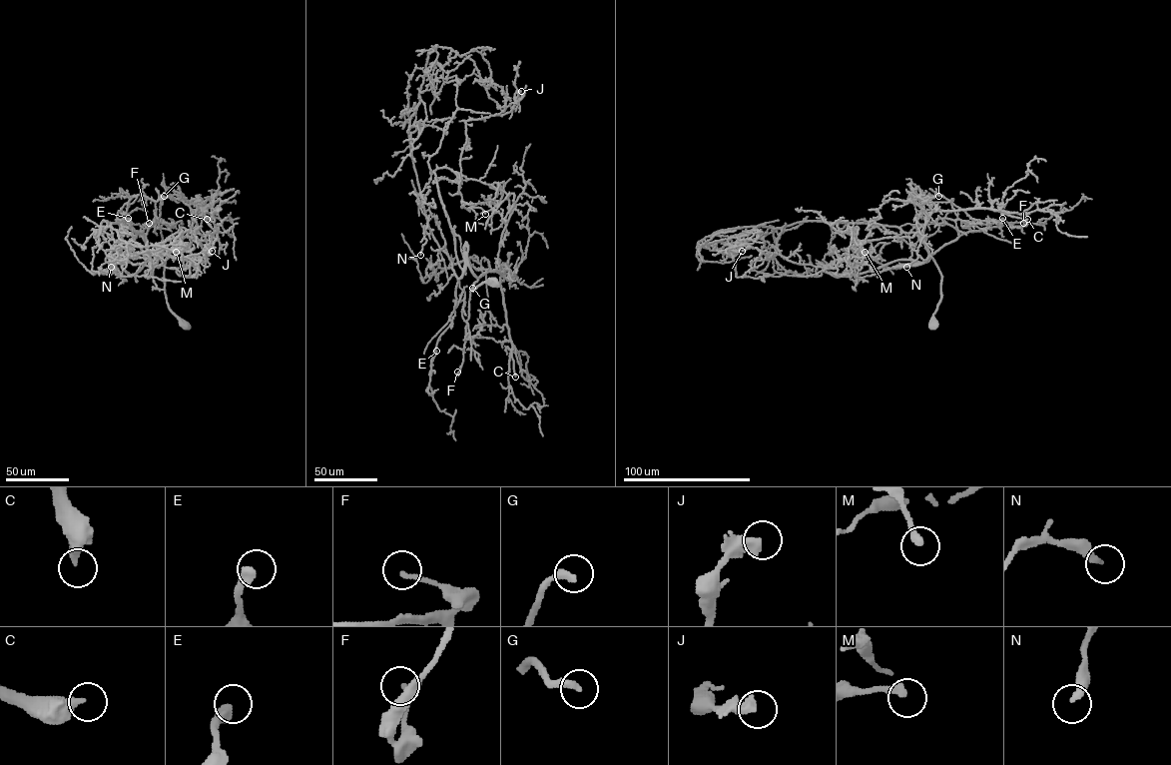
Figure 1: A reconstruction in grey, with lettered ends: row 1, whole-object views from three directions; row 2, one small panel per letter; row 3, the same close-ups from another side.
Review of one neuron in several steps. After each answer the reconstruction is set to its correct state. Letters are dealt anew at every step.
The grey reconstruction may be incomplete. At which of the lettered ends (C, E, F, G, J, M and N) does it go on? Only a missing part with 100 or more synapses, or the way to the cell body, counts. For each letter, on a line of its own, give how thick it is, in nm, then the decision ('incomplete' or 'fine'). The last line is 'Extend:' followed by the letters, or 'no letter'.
C: 360 nm | incomplete
E: 440 nm | incomplete
F: 180 nm | fine
G: 280 nm | incomplete
J: 400 nm | fine
M: 320 nm | fine
N: 280 nm | fine
Extend: C, E, G

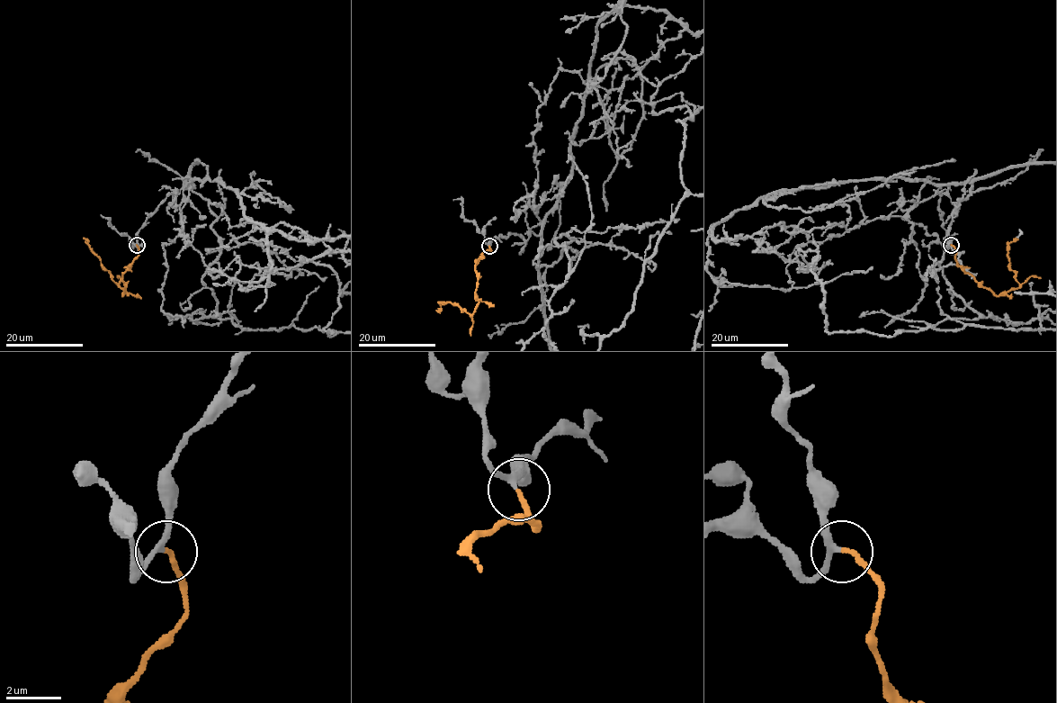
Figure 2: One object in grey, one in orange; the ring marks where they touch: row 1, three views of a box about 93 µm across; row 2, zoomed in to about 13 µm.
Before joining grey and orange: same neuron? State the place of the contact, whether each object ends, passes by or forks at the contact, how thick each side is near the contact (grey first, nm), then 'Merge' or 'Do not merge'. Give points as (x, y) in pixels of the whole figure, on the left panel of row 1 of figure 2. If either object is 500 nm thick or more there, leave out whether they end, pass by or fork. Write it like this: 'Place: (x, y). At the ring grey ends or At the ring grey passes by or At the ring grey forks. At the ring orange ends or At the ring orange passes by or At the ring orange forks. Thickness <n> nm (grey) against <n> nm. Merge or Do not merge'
Place: (137, 245). At the ring grey passes by. At the ring orange ends. Thickness 200 nm (grey) against 160 nm. Merge

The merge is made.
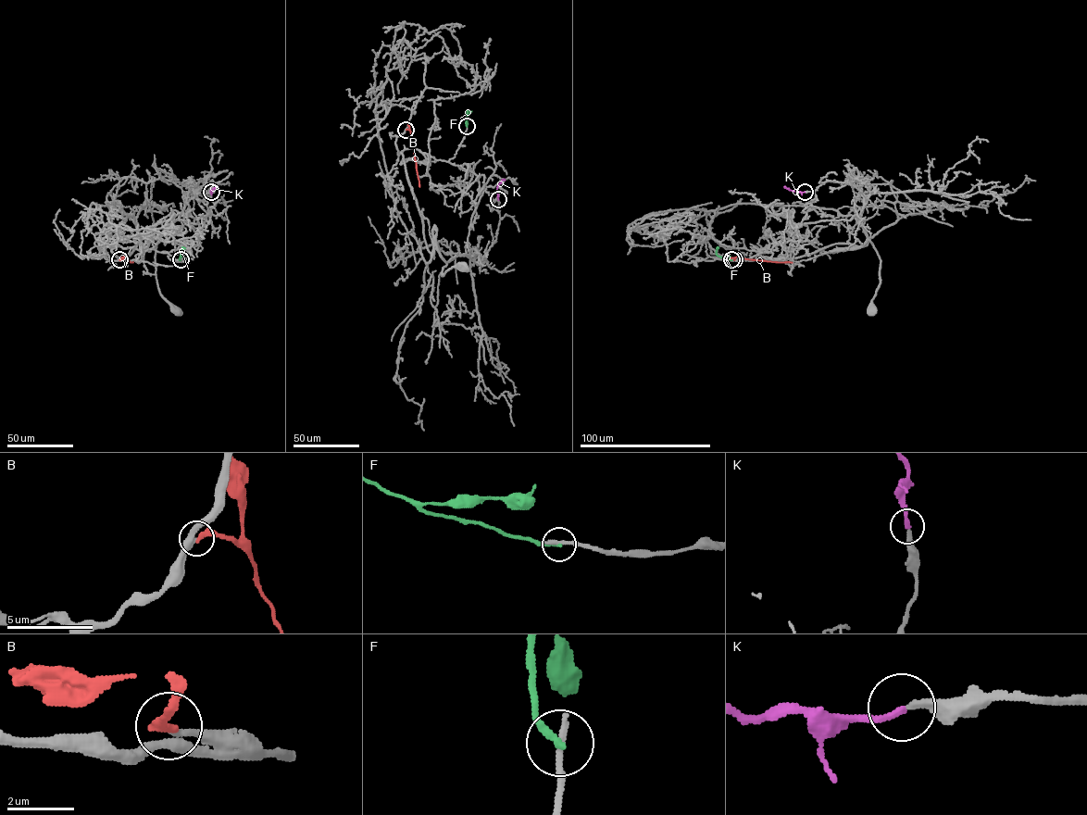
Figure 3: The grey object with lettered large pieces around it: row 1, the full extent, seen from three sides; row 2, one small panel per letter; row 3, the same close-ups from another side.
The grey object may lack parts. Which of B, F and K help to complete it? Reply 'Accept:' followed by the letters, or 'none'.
Accept: K

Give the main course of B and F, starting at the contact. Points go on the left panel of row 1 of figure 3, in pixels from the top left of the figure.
B: (119, 259), (124, 256), (132, 262)
F: (180, 259), (181, 252), (185, 248)

